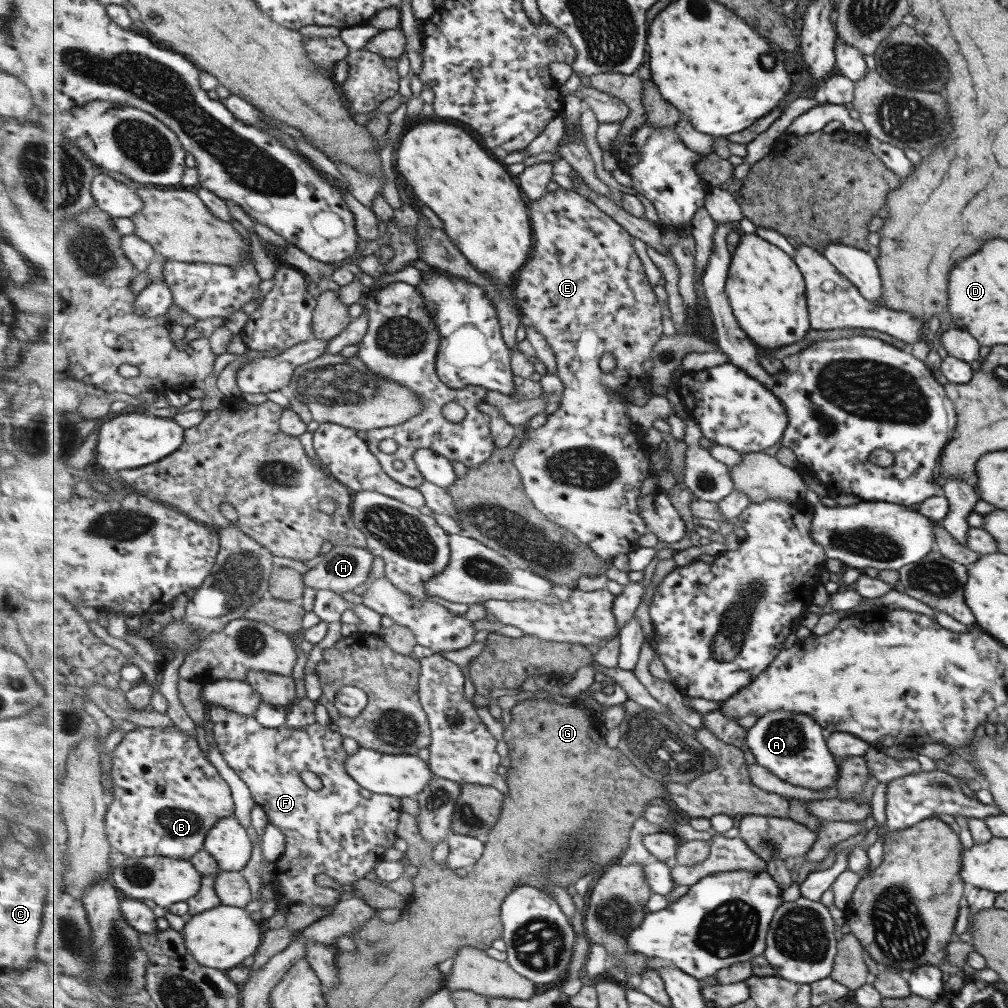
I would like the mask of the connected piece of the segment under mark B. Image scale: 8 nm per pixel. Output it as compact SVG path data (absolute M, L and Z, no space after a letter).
M167 726L167 728L161 729L137 727L132 731L126 732L125 738L121 740L121 744L115 748L115 752L113 753L111 774L113 774L113 800L109 801L106 815L107 836L109 837L113 850L121 852L126 858L166 856L191 860L195 854L206 848L206 838L211 832L211 829L215 828L215 825L219 824L223 818L229 818L236 813L236 804L230 784L223 778L222 774L219 774L218 767L210 761L210 758L203 755L201 746L199 746L196 738L191 737L176 726Z

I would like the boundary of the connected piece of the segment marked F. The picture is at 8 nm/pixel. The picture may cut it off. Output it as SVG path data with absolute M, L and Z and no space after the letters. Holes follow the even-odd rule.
M209 705L208 718L213 724L213 737L225 760L249 785L256 804L263 808L269 823L279 828L285 836L285 852L277 860L277 876L281 885L281 892L276 894L279 904L336 906L340 902L341 890L319 887L319 874L326 874L339 885L356 883L373 875L375 866L384 860L383 854L397 842L402 798L371 792L345 770L348 750L343 746L345 737L336 727L315 723L305 728L291 728L286 724L279 728L265 728L254 715L244 715L216 705ZM303 770L319 776L323 787L311 790L305 786L301 780Z

